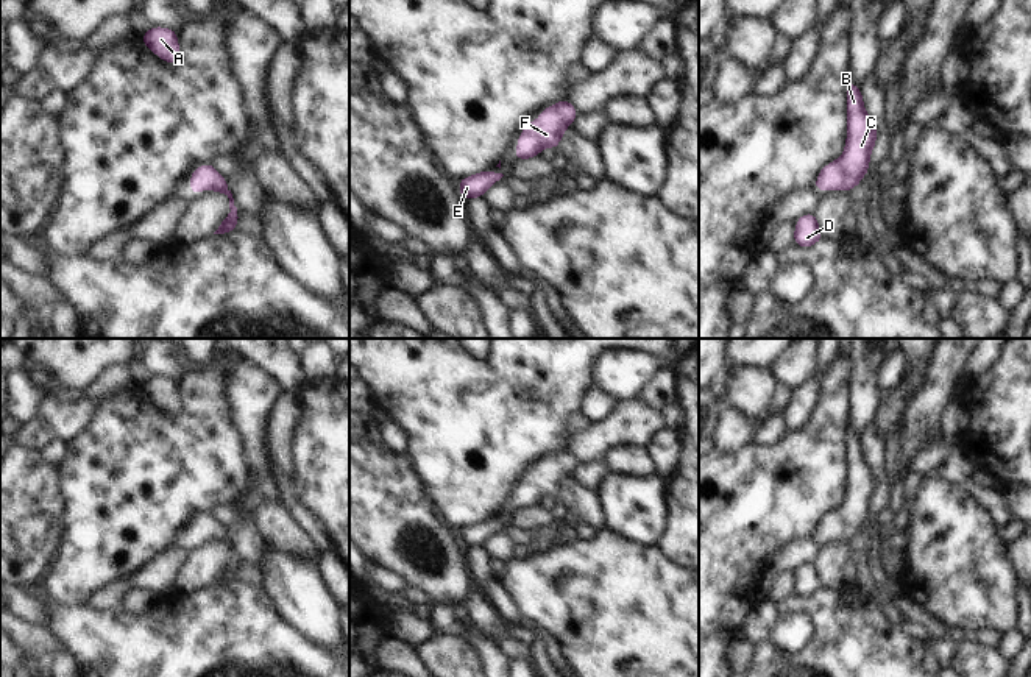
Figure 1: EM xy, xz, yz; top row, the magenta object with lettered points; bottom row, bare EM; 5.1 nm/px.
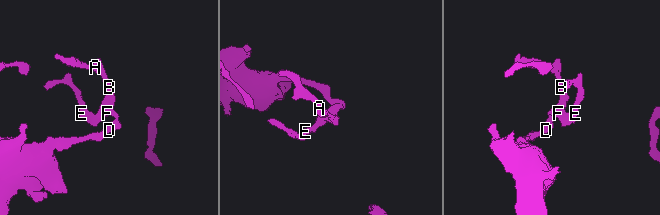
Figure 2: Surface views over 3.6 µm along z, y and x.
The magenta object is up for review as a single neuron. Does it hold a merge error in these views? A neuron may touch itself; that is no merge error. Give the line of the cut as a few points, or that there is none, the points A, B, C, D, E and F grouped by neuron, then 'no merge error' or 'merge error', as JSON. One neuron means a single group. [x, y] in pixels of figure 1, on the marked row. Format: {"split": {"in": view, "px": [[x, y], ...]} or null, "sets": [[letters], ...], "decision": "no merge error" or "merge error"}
{"split": null, "sets": [["A", "B", "C", "D", "E", "F"]], "decision": "no merge error"}

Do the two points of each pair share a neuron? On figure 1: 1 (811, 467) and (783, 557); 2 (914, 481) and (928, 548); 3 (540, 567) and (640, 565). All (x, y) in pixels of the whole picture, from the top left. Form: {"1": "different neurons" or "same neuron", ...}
{"1": "different neurons", "2": "different neurons", "3": "same neuron"}

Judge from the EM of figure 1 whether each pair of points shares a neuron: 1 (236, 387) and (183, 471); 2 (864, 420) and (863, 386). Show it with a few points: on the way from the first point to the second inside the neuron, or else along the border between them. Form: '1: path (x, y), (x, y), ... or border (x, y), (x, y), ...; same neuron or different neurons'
1: border (217, 367), (228, 417), (239, 437); different neurons
2: path (864, 412), (864, 393); same neuron

